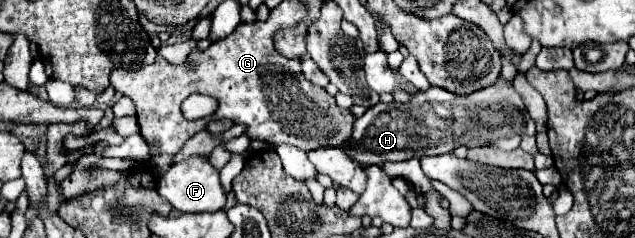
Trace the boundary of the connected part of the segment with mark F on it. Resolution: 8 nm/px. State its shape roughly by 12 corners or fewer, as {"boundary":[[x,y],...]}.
{"boundary":[[206,158],[182,160],[160,178],[178,212],[218,212],[226,194]]}

